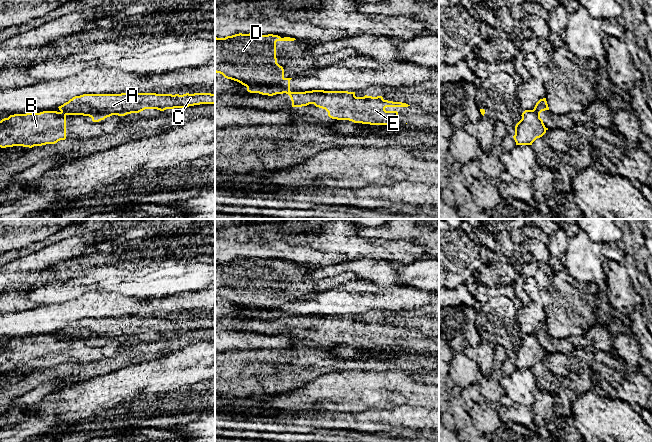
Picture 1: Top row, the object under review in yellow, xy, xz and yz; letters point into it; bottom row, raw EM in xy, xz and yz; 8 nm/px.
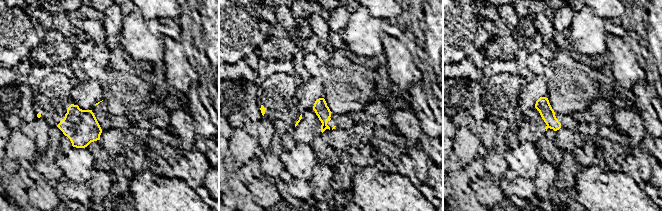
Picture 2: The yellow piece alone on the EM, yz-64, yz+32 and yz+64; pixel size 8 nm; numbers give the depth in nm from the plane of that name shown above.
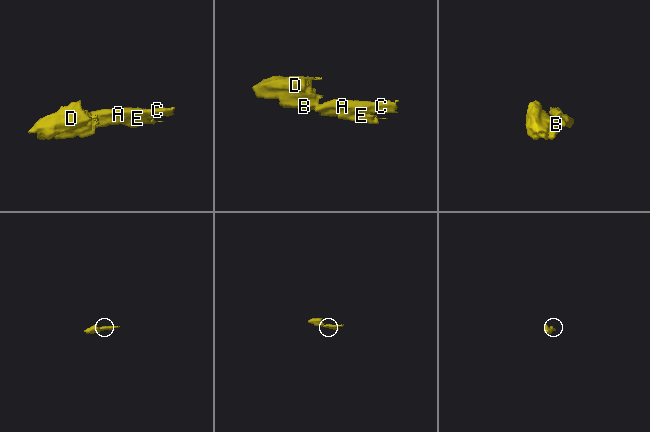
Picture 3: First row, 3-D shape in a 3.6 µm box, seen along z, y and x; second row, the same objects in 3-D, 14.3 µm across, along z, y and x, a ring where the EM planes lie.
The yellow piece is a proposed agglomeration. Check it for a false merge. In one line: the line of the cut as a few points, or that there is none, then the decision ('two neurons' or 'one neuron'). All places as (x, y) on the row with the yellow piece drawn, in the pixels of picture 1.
yz (533, 109), (543, 124) | two neurons

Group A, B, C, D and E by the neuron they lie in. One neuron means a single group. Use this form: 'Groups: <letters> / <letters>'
Groups: A C E / B D

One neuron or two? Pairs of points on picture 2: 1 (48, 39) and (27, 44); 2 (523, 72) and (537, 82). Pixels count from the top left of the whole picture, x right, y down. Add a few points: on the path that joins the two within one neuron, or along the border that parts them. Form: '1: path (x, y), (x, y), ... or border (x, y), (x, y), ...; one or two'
1: border (38, 36), (38, 44), (29, 54); two
2: border (535, 75), (529, 82), (523, 85); two

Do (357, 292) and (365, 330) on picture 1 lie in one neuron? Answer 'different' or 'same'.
different

